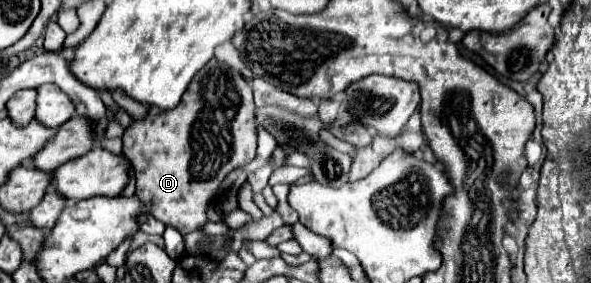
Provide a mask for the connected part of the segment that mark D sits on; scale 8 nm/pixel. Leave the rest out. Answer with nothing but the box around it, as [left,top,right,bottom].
[124,58,256,234]

